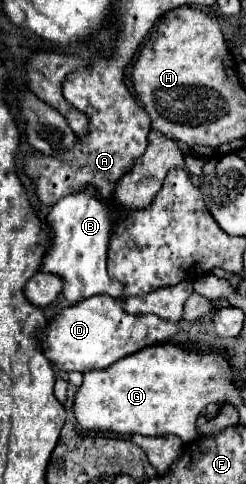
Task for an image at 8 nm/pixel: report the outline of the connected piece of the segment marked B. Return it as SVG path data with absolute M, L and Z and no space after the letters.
M84 188L74 194L68 194L56 202L56 206L48 212L48 224L52 226L52 248L50 254L44 258L42 272L54 272L66 280L64 298L70 304L78 304L94 294L108 294L108 296L122 296L122 284L110 280L106 262L108 262L108 248L112 238L112 206L106 200L96 196L94 188Z

